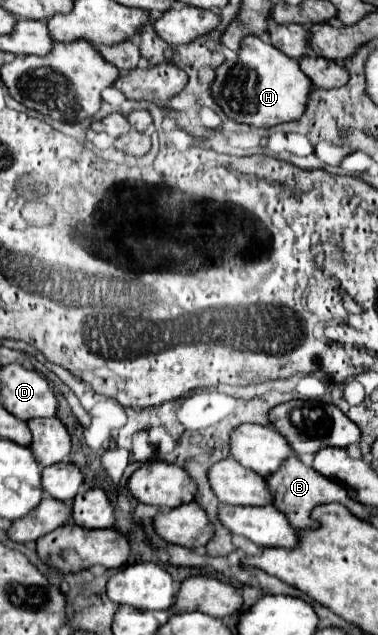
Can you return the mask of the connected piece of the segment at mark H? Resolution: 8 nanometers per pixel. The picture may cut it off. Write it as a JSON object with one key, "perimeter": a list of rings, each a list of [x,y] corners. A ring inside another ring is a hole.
{"perimeter":[[[245,36],[235,62],[223,62],[215,70],[211,96],[227,118],[257,128],[271,128],[281,122],[297,120],[303,114],[311,80],[301,72],[297,60],[287,58],[265,38]]]}

